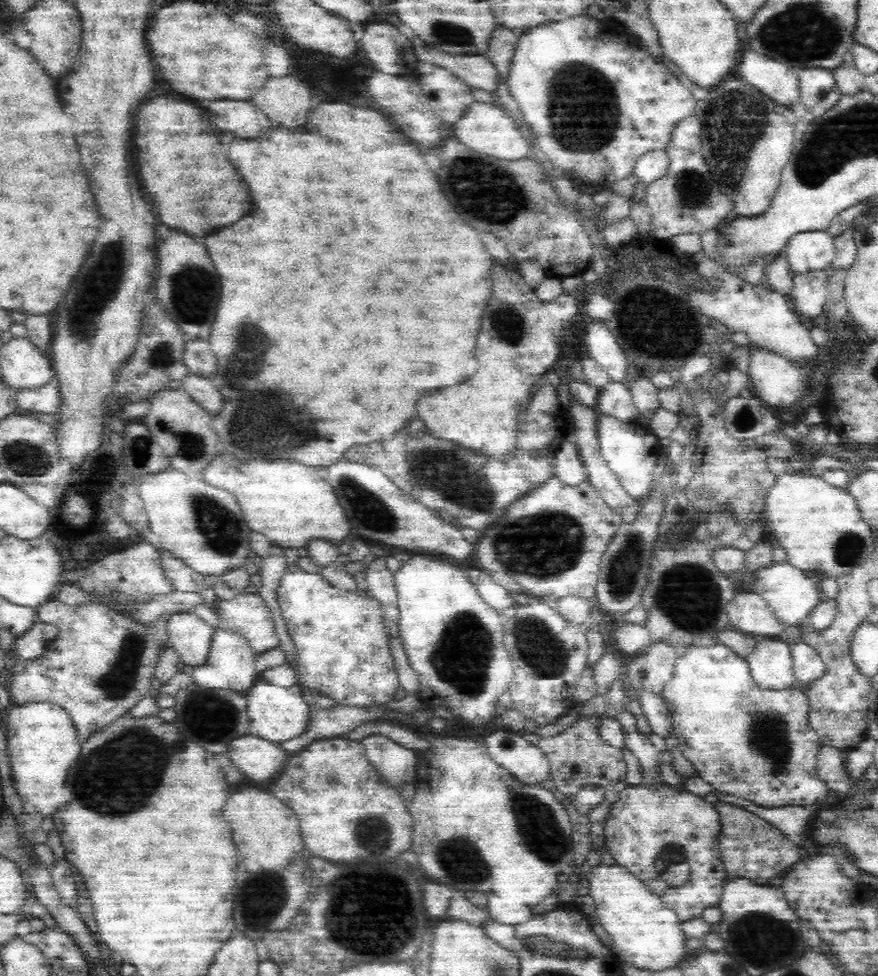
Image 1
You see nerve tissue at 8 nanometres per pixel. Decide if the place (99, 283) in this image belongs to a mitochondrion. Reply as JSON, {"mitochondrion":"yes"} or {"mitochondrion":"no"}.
{"mitochondrion":"yes"}

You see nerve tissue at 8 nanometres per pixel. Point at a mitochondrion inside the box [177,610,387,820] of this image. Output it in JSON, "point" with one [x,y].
{"point":[225,715]}

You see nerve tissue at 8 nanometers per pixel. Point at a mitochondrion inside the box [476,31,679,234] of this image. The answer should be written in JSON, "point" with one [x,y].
{"point":[584,111]}

